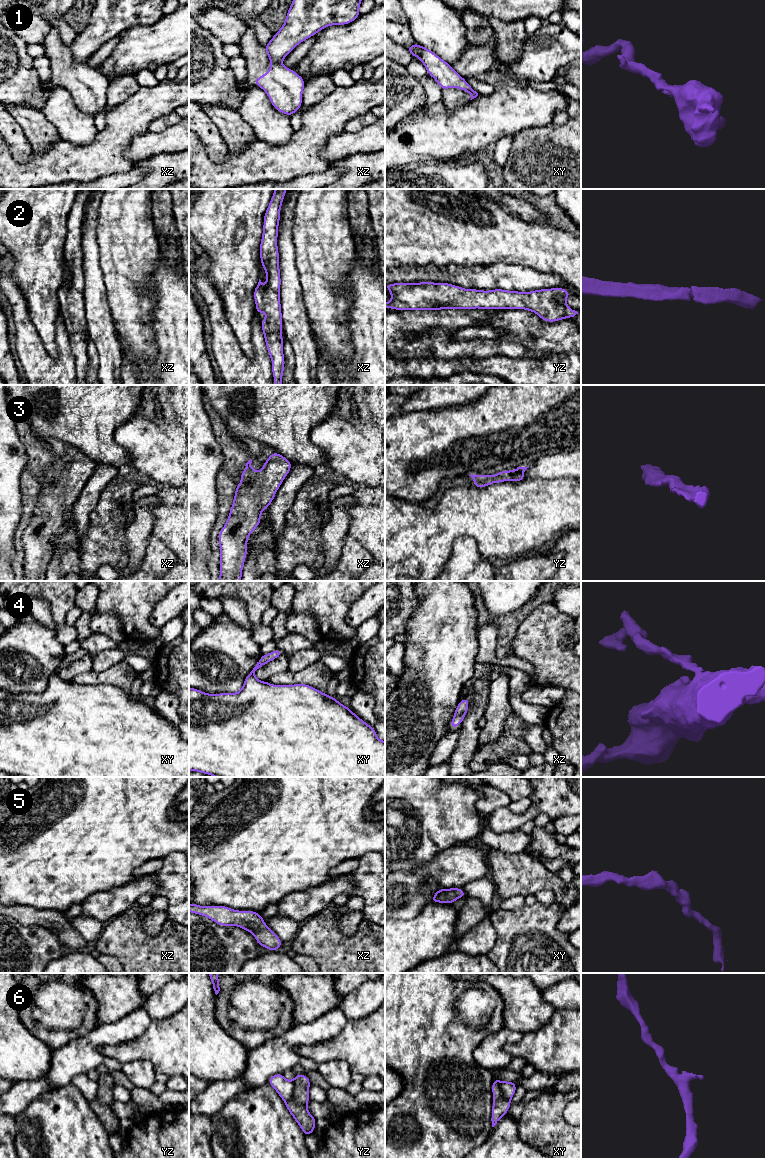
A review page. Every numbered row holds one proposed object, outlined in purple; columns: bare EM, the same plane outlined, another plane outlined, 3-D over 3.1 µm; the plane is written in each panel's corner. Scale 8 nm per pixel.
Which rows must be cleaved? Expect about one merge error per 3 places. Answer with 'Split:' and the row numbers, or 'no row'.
Split: 1, 6

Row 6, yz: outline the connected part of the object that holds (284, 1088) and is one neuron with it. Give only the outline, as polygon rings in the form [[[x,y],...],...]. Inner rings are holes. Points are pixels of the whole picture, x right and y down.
[[[282,1073],[275,1074],[268,1079],[268,1083],[276,1090],[278,1095],[286,1103],[294,1092],[294,1082],[288,1081]]]

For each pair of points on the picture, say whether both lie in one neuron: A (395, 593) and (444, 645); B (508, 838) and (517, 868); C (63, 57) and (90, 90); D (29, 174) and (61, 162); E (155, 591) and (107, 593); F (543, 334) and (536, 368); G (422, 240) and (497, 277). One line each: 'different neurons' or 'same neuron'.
A: different neurons
B: different neurons
C: same neuron
D: same neuron
E: same neuron
F: different neurons
G: different neurons

